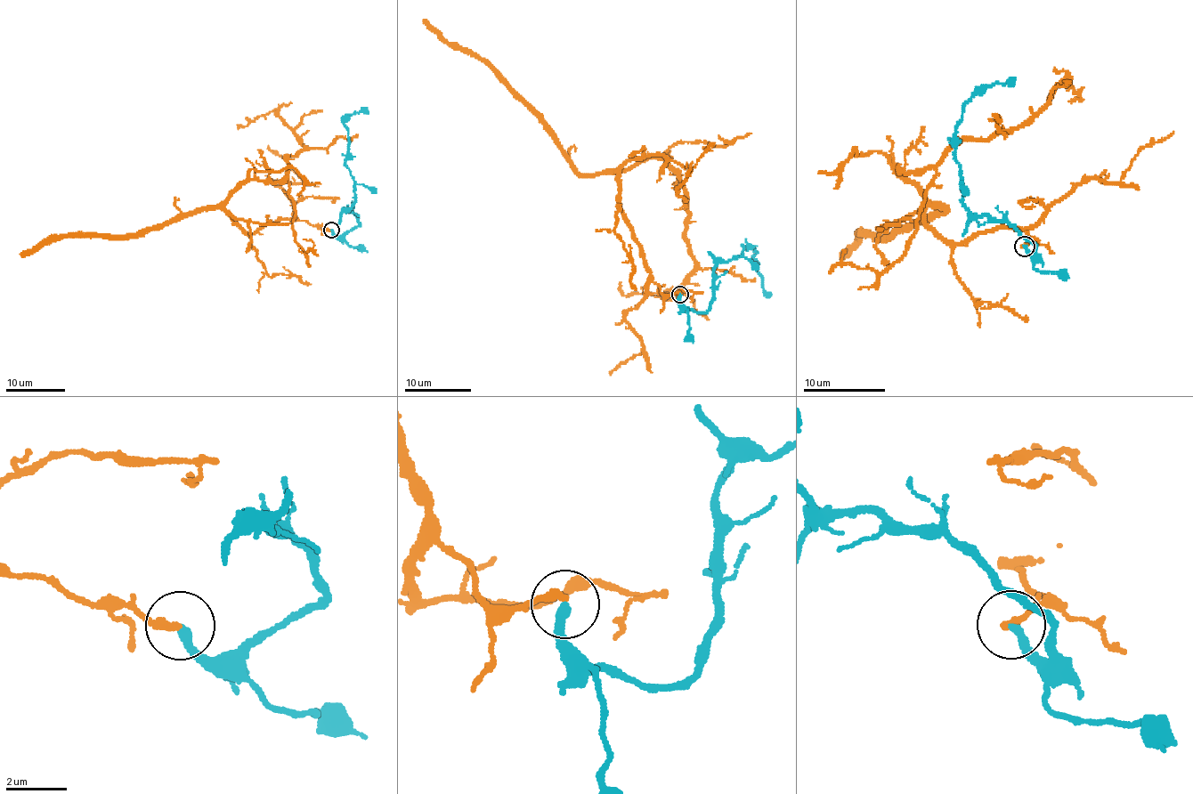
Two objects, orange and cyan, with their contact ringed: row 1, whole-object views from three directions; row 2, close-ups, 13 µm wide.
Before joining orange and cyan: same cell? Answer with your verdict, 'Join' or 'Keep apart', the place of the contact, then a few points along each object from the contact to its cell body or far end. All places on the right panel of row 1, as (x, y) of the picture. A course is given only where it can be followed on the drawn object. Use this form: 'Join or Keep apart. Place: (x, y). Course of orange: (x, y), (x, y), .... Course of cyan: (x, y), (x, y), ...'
Keep apart. Place: (1024, 246). Course of orange: (1023, 246), (994, 228), (941, 240), (894, 169), (1008, 132), (1068, 79), (1068, 101). Course of cyan: (1025, 246), (1034, 254), (1006, 222), (972, 215), (962, 204), (954, 154), (962, 105), (1013, 77)

